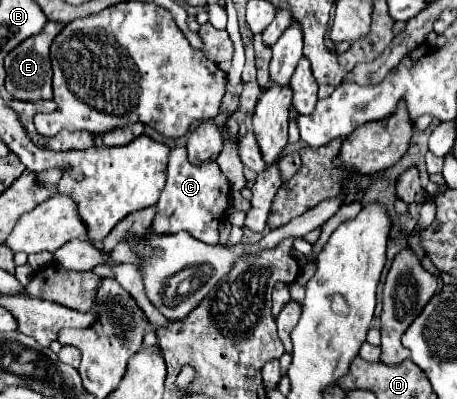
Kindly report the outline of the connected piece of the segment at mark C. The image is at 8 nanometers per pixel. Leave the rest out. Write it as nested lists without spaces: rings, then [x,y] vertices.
[[[175,147],[171,149],[167,167],[167,185],[157,201],[157,215],[151,223],[151,231],[177,233],[183,229],[189,231],[199,241],[215,245],[219,243],[219,221],[223,221],[227,215],[225,211],[229,207],[229,193],[231,193],[229,179],[223,175],[217,161],[193,165],[187,159],[187,149]]]

